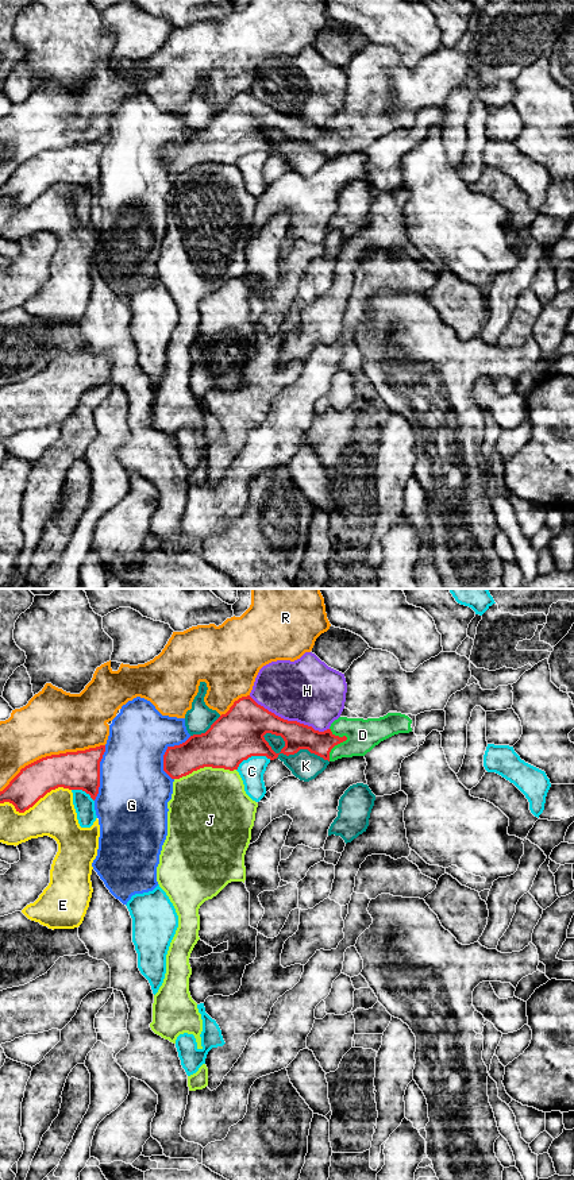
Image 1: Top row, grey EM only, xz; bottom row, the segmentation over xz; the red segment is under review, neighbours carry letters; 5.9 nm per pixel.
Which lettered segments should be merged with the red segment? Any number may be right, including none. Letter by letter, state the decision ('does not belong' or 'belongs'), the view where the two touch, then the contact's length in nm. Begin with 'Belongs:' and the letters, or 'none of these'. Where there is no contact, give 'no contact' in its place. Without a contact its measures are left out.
Belongs: D
C: does not belong; contact in xz; length 220 nm
D: belongs; contact in xz; length 200 nm
E: does not belong; contact in xz; length 440 nm
G: does not belong; contact in xz; length 280 nm
H: does not belong; contact in xz; length 500 nm
J: does not belong; contact in xz; length 380 nm
K: does not belong; contact in xz; length 420 nm
R: does not belong; contact in xz; length 700 nm

